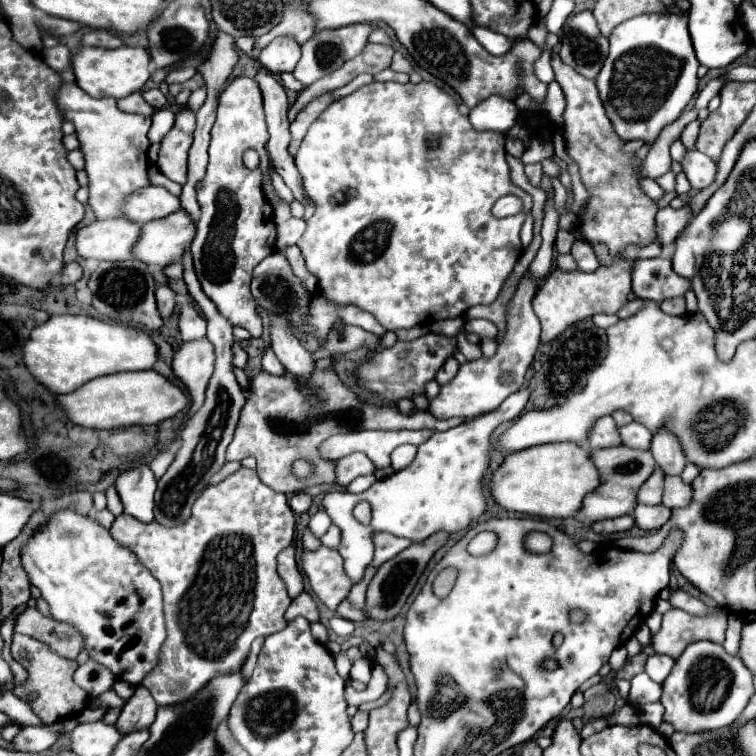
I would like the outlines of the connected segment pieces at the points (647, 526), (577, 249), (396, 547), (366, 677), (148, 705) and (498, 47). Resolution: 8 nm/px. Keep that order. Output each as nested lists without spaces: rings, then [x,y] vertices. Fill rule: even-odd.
[[[638,504],[634,508],[634,520],[636,520],[636,526],[640,526],[642,530],[658,530],[662,524],[666,524],[666,520],[670,518],[672,510],[662,506],[662,504],[656,504],[656,506],[650,506],[650,504]]]
[[[574,242],[574,246],[572,246],[572,256],[574,256],[578,268],[584,270],[584,272],[594,272],[594,270],[600,266],[596,254],[592,252],[590,246],[586,246],[586,242]]]
[[[380,532],[374,536],[374,544],[376,544],[376,552],[374,552],[374,560],[372,566],[378,568],[380,564],[384,564],[386,560],[394,558],[398,552],[402,552],[404,548],[408,548],[412,542],[408,538],[398,538],[394,534],[386,534]]]
[[[360,658],[352,664],[350,676],[367,685],[370,681],[370,672],[372,672],[372,662],[368,658]]]
[[[138,686],[138,688],[134,688],[132,698],[128,698],[126,706],[122,708],[114,726],[118,728],[118,732],[122,732],[122,736],[148,728],[154,722],[156,710],[158,710],[158,706],[156,706],[154,698],[150,696],[150,692],[144,686]]]
[[[476,26],[476,28],[472,28],[472,34],[494,56],[502,56],[502,54],[506,54],[512,48],[512,42],[506,36],[498,34],[498,32],[490,30],[490,28]]]

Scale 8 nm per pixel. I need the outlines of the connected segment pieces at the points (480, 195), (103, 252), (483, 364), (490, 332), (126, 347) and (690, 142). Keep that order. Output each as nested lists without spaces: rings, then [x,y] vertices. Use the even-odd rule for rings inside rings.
[[[372,82],[368,86],[358,88],[354,94],[332,102],[320,118],[310,126],[298,154],[296,154],[296,166],[302,174],[306,194],[310,200],[316,204],[314,216],[306,222],[306,232],[298,240],[298,248],[306,260],[308,272],[312,272],[318,278],[318,290],[320,296],[324,296],[328,302],[336,306],[346,306],[354,304],[370,314],[376,316],[376,320],[386,328],[386,330],[398,330],[398,328],[412,328],[418,324],[430,324],[436,320],[446,320],[446,318],[460,318],[468,308],[478,306],[478,304],[492,304],[506,278],[514,270],[514,264],[518,256],[522,254],[522,244],[520,244],[520,228],[524,224],[526,212],[532,208],[532,196],[520,190],[510,182],[510,168],[506,162],[506,150],[504,150],[504,136],[498,132],[476,132],[470,126],[470,120],[458,112],[458,106],[454,98],[438,88],[432,82],[420,82],[420,84],[398,84],[398,82]],[[430,136],[440,136],[440,146],[438,148],[428,148],[426,140]],[[514,194],[522,198],[524,212],[518,216],[510,218],[494,218],[492,216],[492,206],[498,198]]]
[[[126,218],[98,220],[76,232],[76,250],[82,258],[128,260],[140,236],[140,224]]]
[[[528,276],[520,280],[520,286],[508,308],[508,332],[504,336],[504,342],[498,346],[496,356],[464,362],[458,374],[454,376],[454,380],[450,380],[450,384],[440,386],[440,394],[430,400],[428,404],[430,414],[438,418],[454,418],[454,416],[474,418],[478,414],[496,410],[510,394],[522,388],[528,366],[532,364],[540,346],[540,322],[534,316],[534,310],[530,304],[536,294],[536,288],[538,288],[538,282],[530,280]]]
[[[466,320],[464,330],[470,332],[470,334],[478,334],[480,340],[484,340],[484,338],[496,338],[498,336],[498,328],[490,320]]]
[[[52,316],[48,322],[36,326],[30,338],[24,344],[24,364],[36,376],[40,384],[44,384],[54,394],[68,394],[80,388],[82,384],[124,370],[150,370],[158,360],[158,346],[152,342],[150,334],[140,328],[132,328],[120,322],[104,322],[92,316]]]
[[[698,120],[690,122],[690,124],[684,128],[680,140],[684,142],[686,150],[692,150],[692,148],[694,148],[694,142],[696,142],[696,136],[698,136],[698,128],[700,128],[700,122],[698,122]]]

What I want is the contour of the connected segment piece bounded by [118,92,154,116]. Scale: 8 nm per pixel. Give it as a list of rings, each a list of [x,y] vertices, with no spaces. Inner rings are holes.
[[[134,92],[122,100],[118,100],[118,106],[122,106],[124,112],[140,112],[144,116],[152,116],[154,108],[150,104],[146,104],[146,100],[142,98],[140,92]]]

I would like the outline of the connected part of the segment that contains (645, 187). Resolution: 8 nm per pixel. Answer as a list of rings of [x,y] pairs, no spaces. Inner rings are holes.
[[[643,178],[640,182],[642,191],[653,201],[657,201],[662,196],[662,188],[651,178]]]

